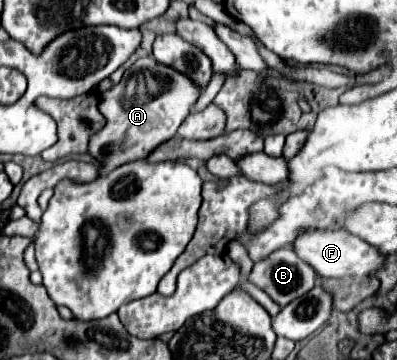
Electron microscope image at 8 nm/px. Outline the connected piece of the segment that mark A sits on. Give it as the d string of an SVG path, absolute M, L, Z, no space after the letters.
M153 56L139 58L125 70L117 86L99 96L99 110L107 118L107 126L89 138L89 154L99 162L101 174L125 162L143 160L157 144L173 138L199 96L199 88L187 76L157 64Z

